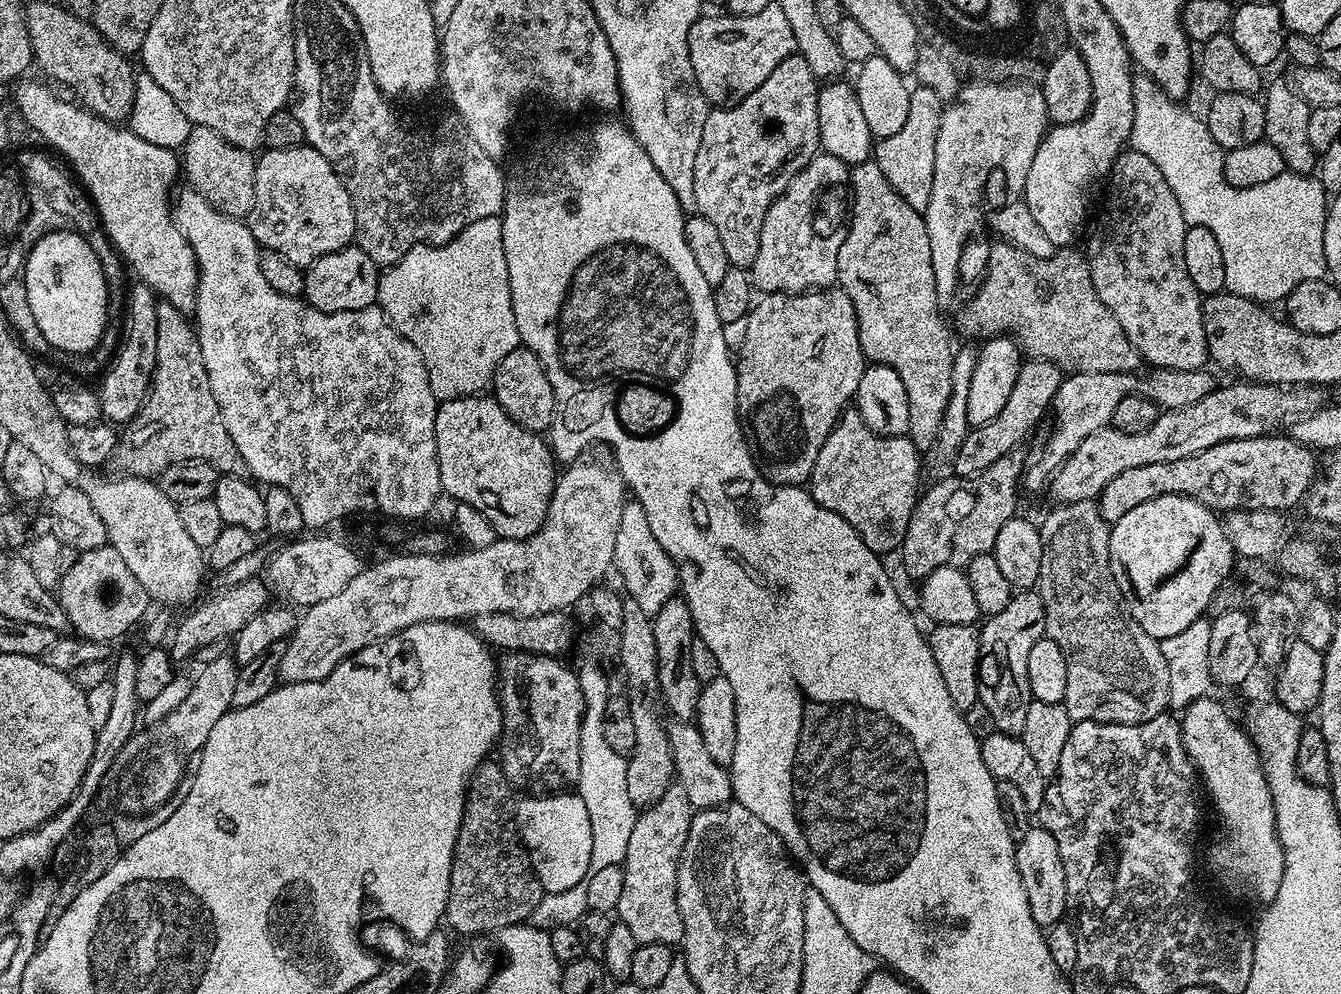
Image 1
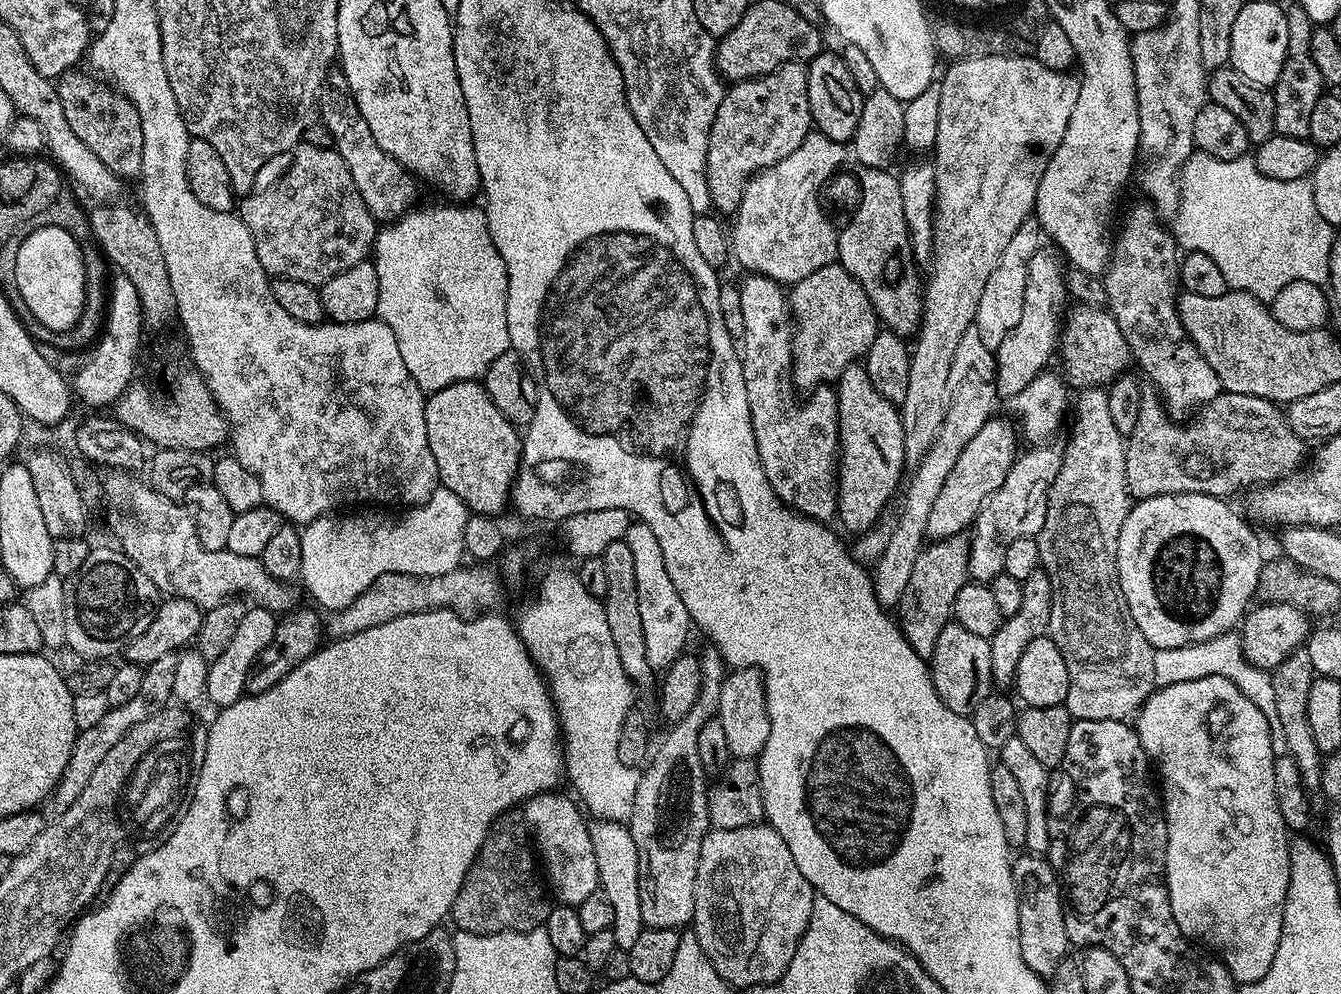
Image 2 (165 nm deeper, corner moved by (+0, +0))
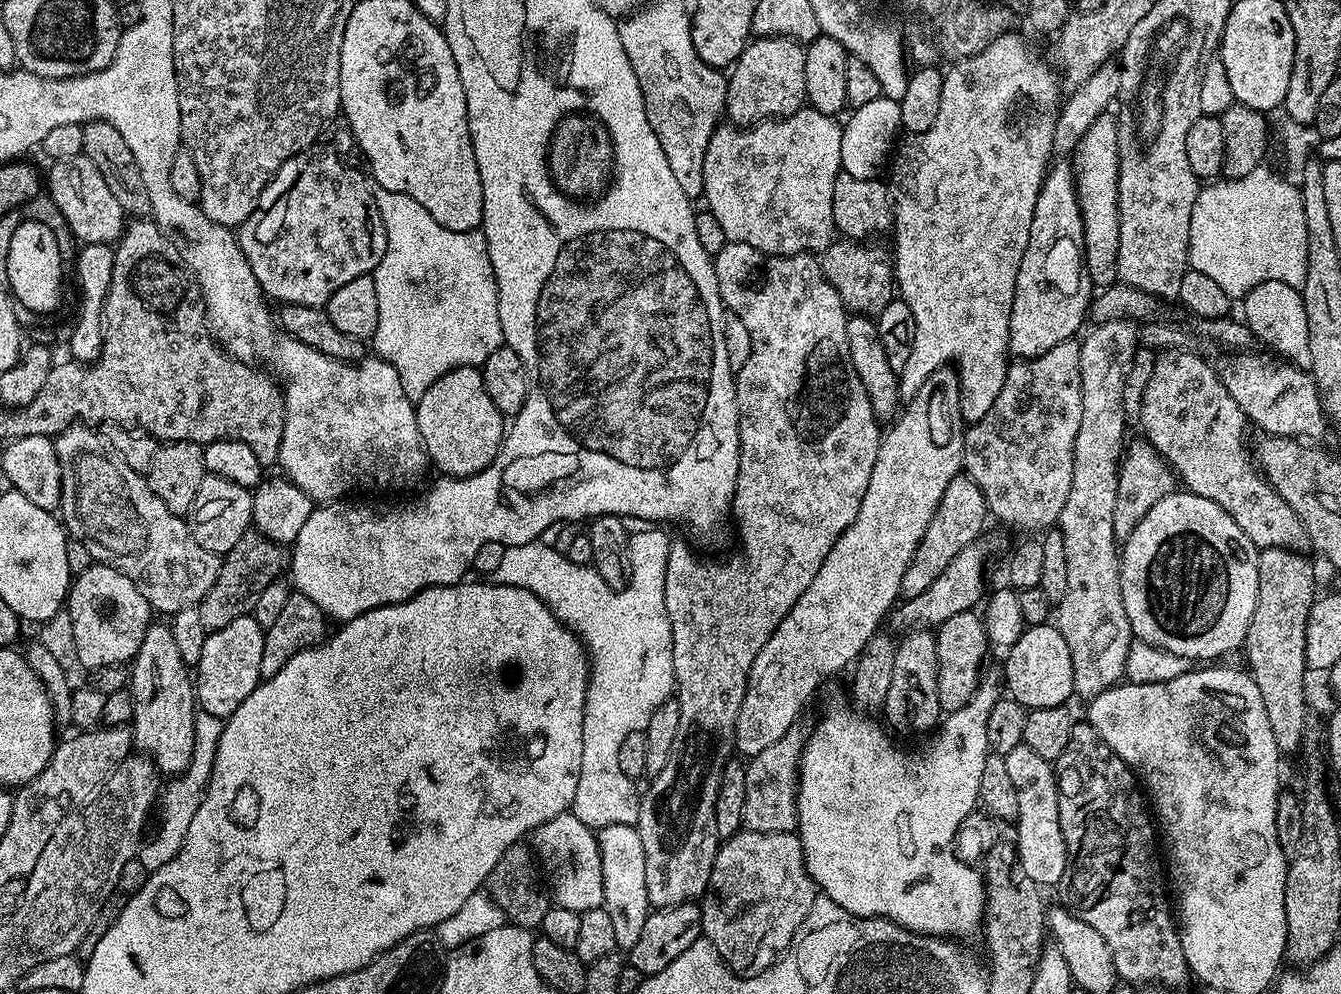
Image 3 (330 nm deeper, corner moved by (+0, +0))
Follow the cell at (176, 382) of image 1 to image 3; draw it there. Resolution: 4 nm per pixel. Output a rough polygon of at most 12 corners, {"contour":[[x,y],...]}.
{"contour":[[83,154],[46,172],[46,192],[81,245],[112,244],[126,214]]}

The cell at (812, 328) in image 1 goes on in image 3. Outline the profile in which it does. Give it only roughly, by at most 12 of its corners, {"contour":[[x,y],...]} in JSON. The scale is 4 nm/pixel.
{"contour":[[836,238],[819,253],[849,313],[894,299],[894,260],[876,242]]}

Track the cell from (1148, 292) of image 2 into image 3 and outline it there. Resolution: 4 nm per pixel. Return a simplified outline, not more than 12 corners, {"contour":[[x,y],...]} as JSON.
{"contour":[[1161,351],[1138,424],[1257,550],[1303,549],[1219,371]]}

